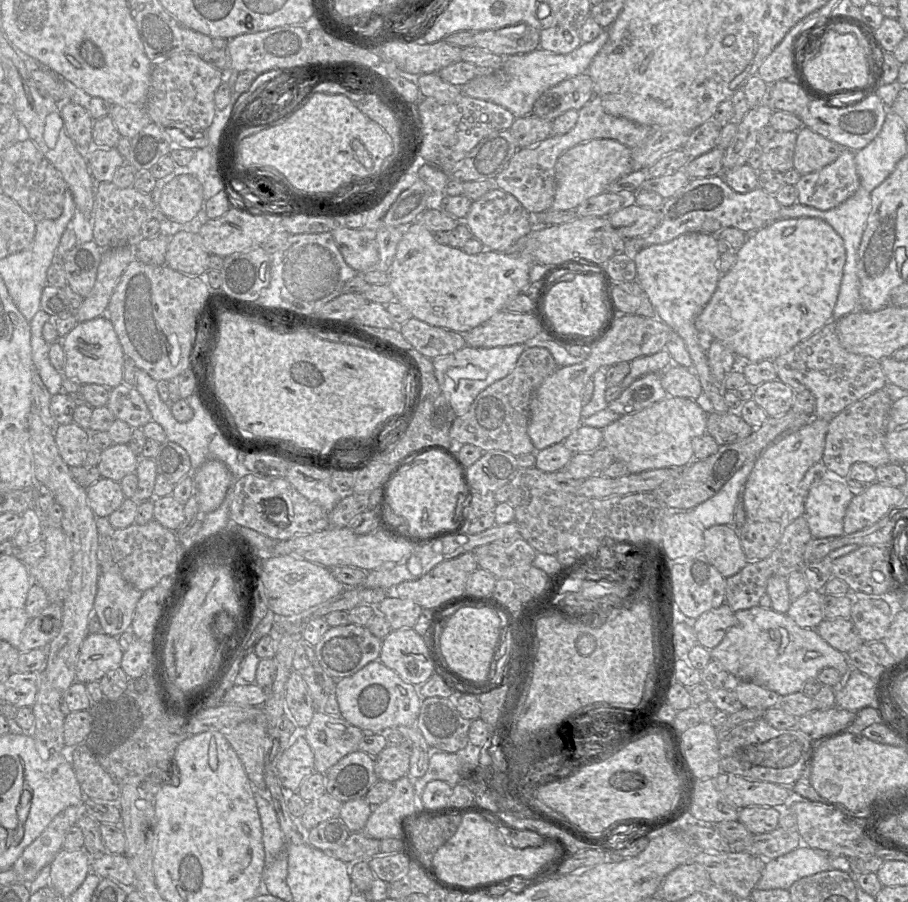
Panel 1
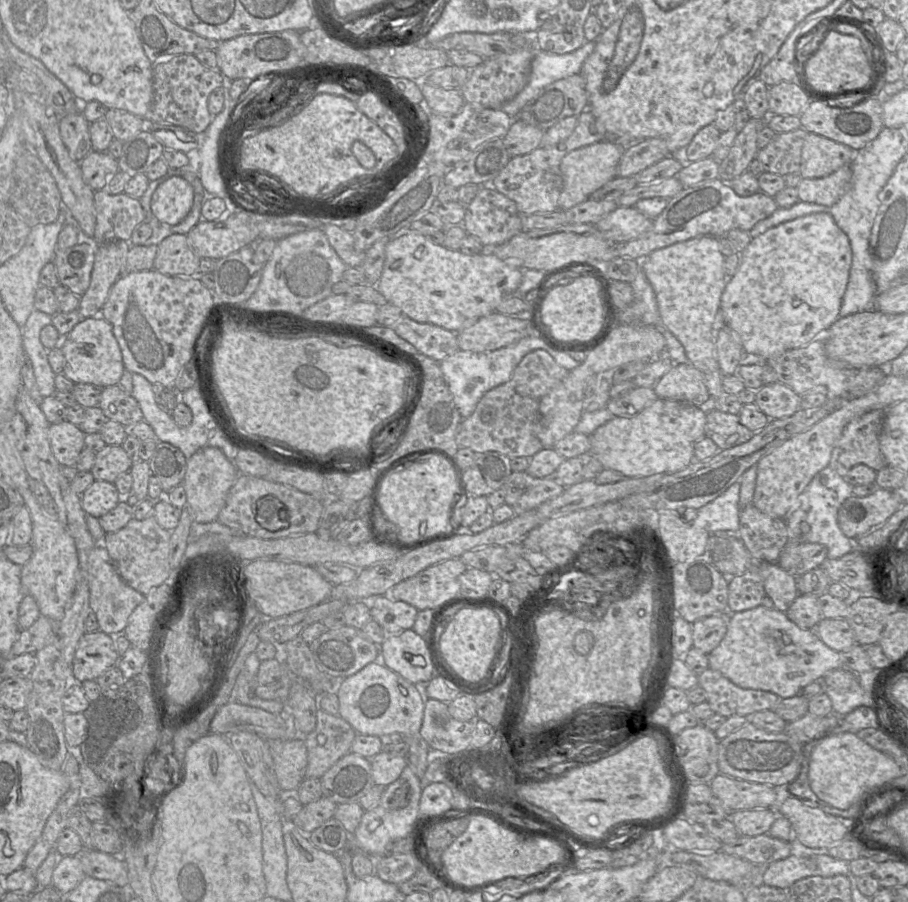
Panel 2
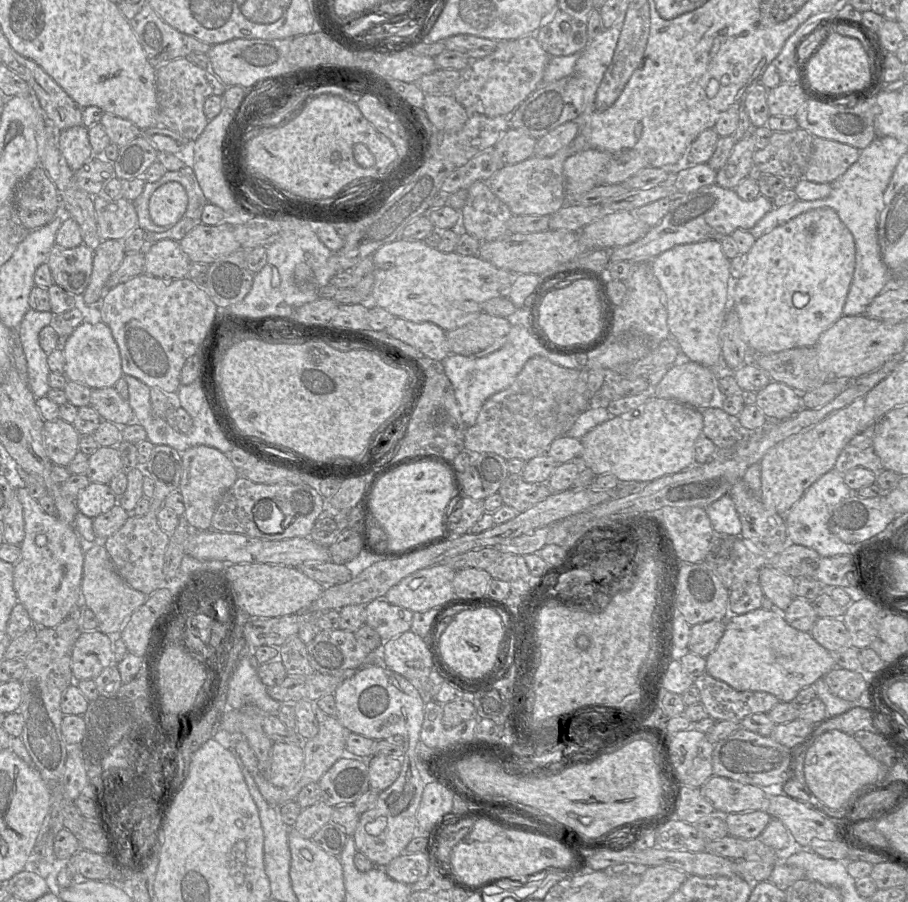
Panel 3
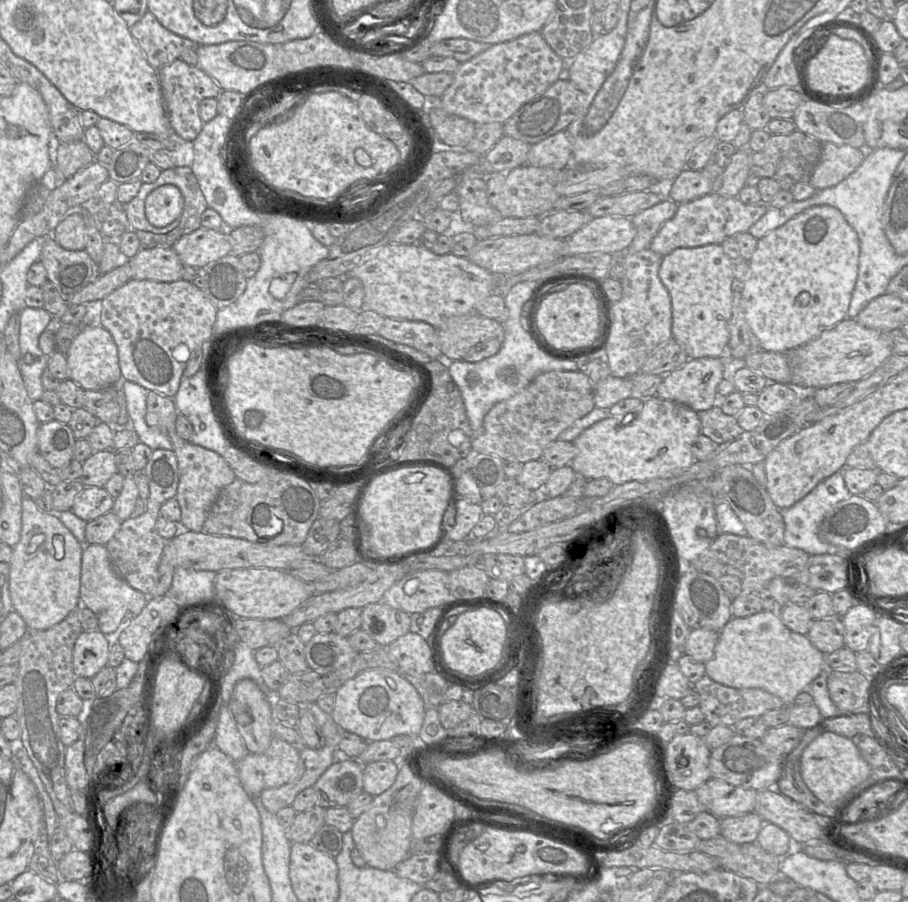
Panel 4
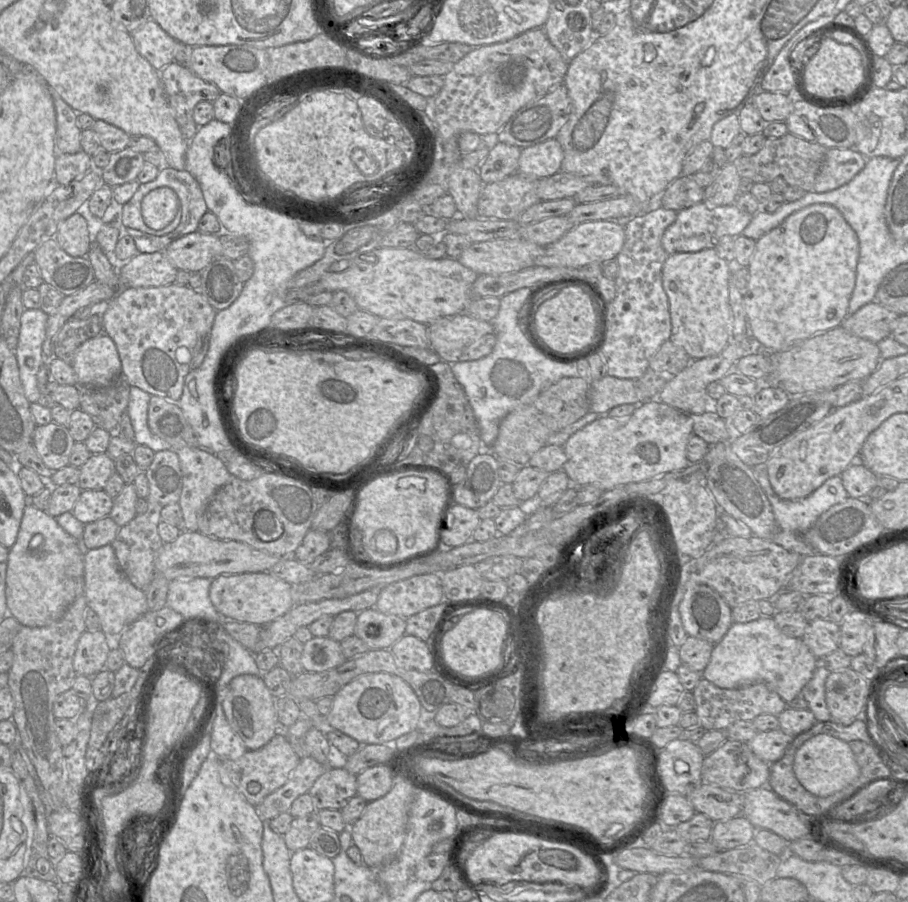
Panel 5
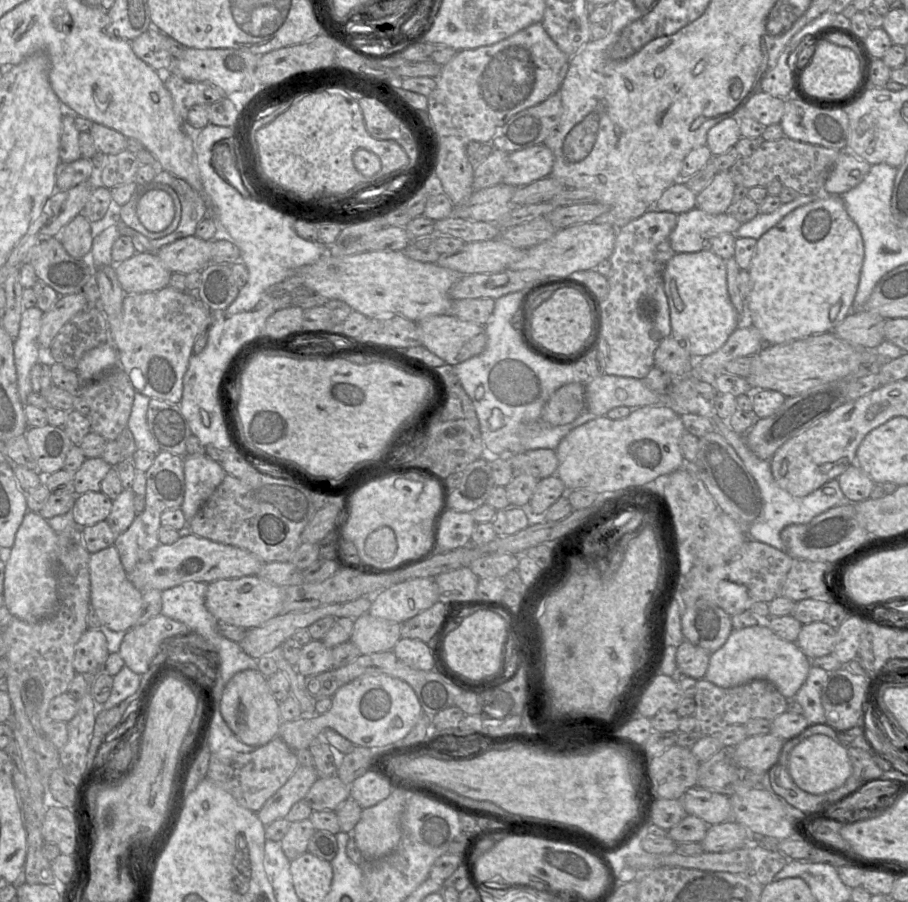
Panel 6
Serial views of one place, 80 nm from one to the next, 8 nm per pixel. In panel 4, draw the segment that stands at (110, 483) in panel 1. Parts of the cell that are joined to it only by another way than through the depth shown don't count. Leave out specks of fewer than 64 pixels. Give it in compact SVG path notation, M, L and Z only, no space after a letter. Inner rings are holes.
M86 486L76 497L71 510L88 522L112 511L114 501L104 487Z

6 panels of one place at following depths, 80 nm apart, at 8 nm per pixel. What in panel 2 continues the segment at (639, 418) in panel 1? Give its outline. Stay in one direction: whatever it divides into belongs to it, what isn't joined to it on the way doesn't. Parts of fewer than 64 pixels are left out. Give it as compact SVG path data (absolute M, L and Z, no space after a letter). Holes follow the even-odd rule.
M658 398L633 417L614 417L598 427L590 437L590 455L598 459L604 469L616 470L626 478L648 477L674 473L694 461L694 445L705 436L706 408L688 402Z

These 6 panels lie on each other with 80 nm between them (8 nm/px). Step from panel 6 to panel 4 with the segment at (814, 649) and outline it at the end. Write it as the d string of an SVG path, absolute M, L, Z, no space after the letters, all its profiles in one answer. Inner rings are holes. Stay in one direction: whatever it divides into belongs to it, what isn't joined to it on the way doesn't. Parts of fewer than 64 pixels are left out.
M841 617L813 620L806 636L824 655L845 646L845 628Z

